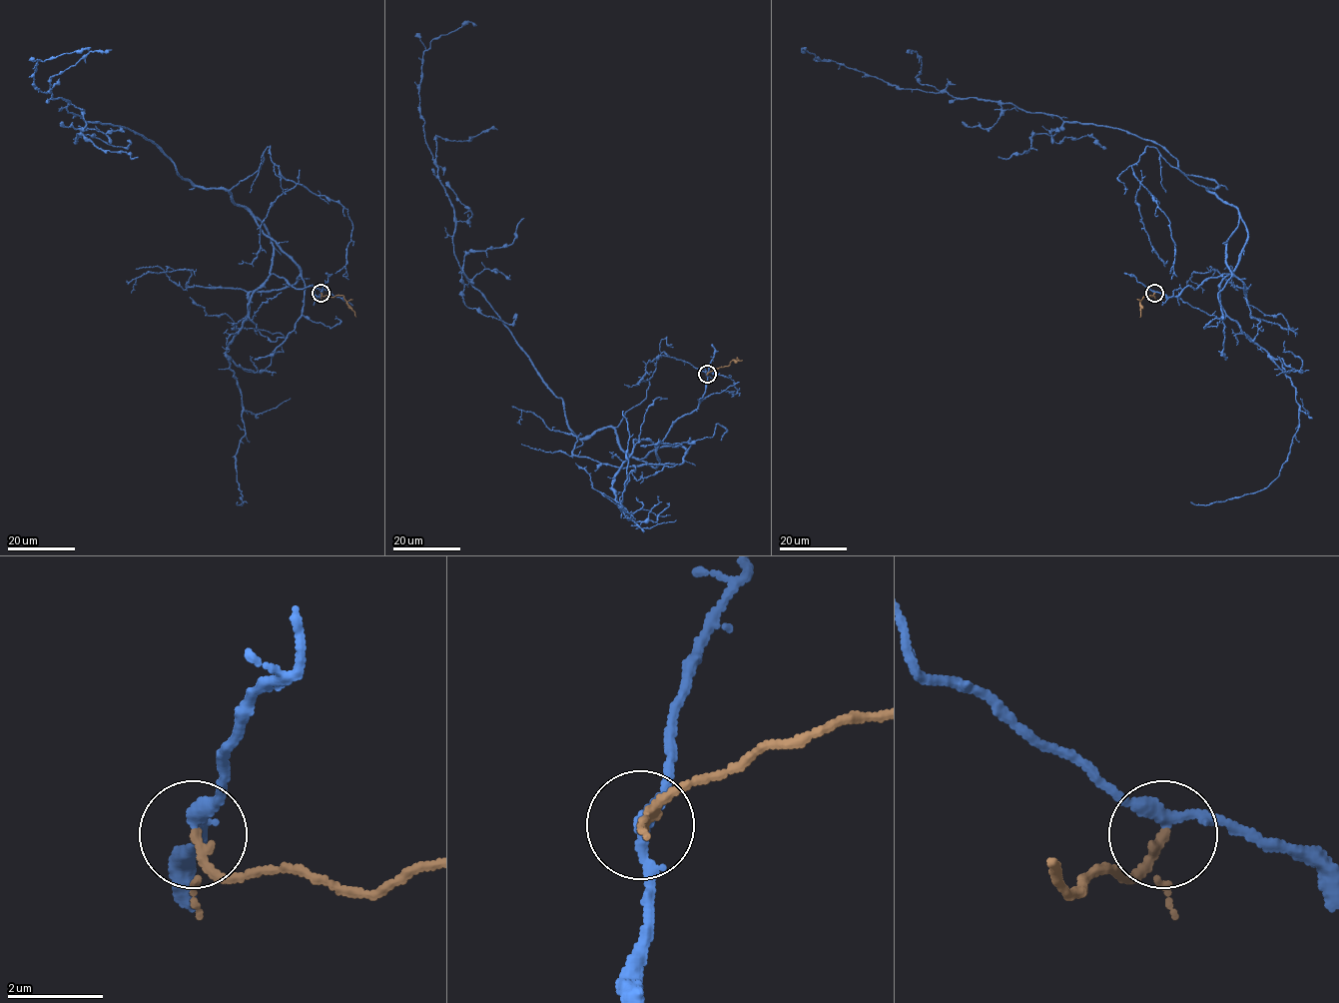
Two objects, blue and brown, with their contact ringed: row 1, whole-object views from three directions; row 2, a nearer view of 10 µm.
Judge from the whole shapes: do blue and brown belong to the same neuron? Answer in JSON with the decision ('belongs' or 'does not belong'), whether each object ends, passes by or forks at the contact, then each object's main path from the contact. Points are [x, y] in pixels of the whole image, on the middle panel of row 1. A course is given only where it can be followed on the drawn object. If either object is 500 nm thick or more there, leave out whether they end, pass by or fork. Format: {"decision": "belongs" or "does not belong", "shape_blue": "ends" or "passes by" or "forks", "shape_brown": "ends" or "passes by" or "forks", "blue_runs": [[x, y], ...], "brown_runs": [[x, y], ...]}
{"decision": "belongs", "shape_blue": "passes by", "shape_brown": "passes by", "blue_runs": [[707, 374], [653, 467], [611, 427], [569, 428], [465, 277], [418, 84], [430, 42], [476, 25]], "brown_runs": [[707, 374], [729, 366], [732, 361], [742, 360]]}

